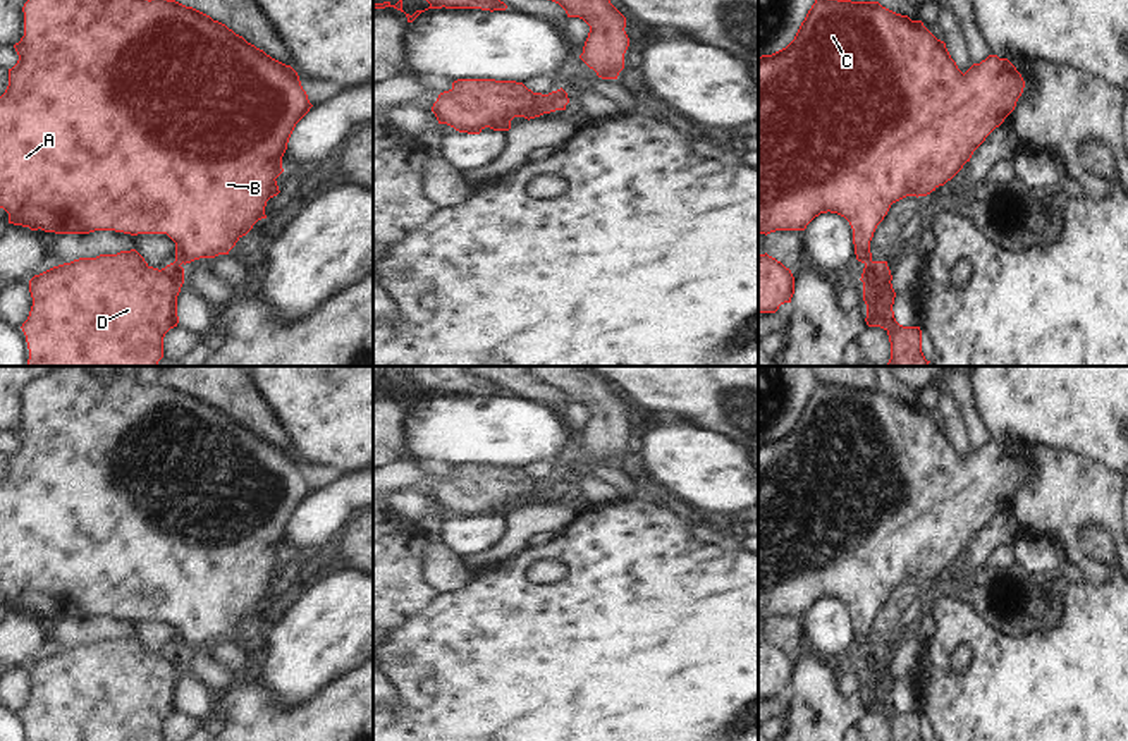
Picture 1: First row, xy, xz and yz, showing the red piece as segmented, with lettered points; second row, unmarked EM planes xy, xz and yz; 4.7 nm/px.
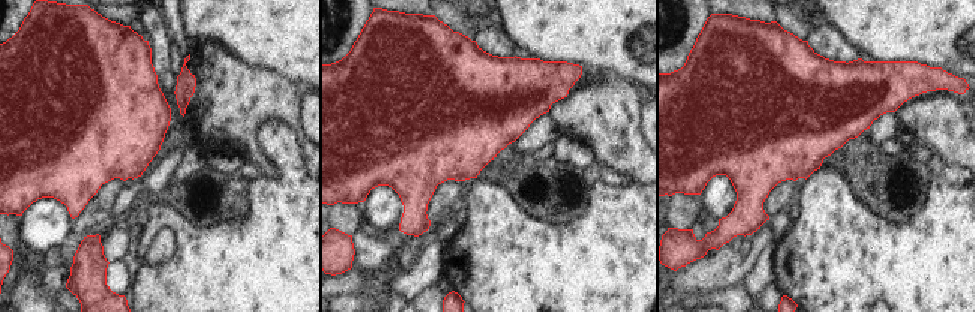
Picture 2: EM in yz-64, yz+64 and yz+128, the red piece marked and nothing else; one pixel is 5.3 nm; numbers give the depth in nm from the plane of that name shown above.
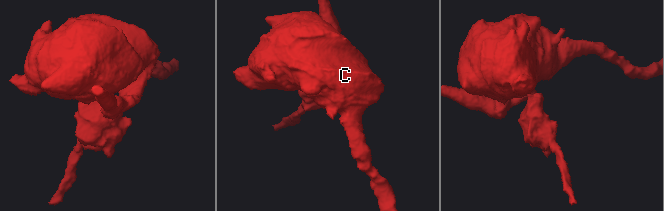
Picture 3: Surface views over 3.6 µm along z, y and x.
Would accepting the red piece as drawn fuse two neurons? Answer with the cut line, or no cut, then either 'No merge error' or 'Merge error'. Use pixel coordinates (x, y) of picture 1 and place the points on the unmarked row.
Split along xy (174, 647), (179, 650). Merge error

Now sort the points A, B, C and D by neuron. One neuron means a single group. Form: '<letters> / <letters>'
A B C / D

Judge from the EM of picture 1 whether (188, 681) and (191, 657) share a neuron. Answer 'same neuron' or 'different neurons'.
different neurons

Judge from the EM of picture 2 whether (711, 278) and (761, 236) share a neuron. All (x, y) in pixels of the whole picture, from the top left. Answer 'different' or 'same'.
same

